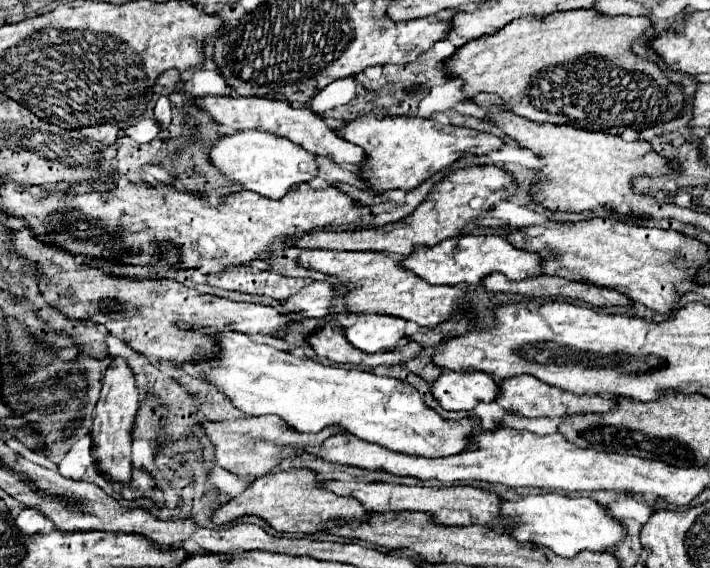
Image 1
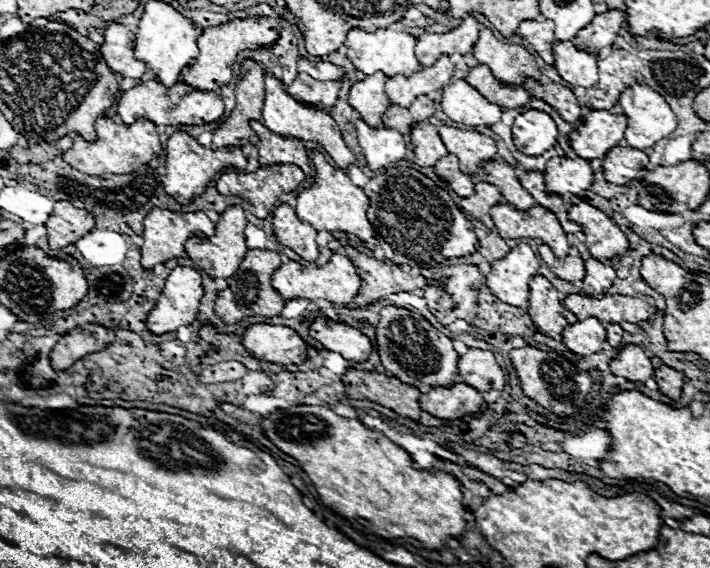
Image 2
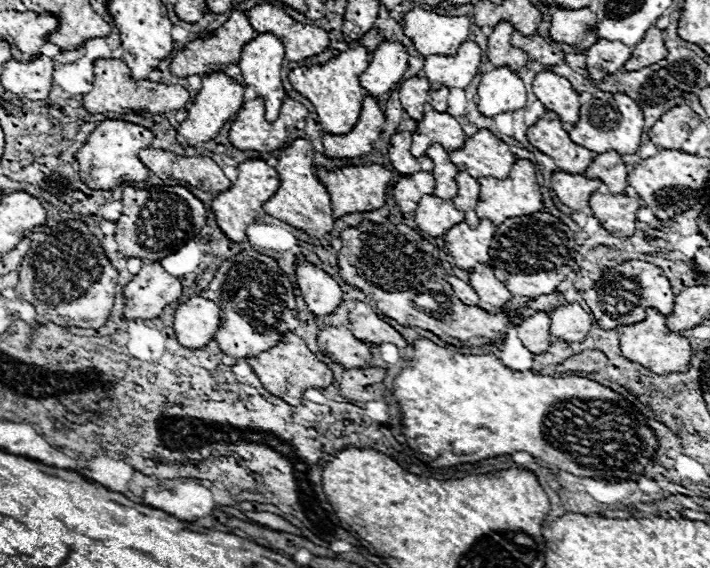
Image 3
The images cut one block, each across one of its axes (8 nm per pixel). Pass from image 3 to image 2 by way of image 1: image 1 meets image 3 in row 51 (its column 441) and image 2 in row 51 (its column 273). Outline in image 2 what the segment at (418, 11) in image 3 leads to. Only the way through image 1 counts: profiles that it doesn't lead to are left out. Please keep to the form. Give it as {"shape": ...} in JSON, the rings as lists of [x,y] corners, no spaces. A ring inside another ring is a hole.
{"shape":[[[352,28],[346,38],[346,56],[356,66],[356,70],[364,72],[366,76],[374,72],[384,72],[388,78],[392,76],[412,76],[420,70],[418,58],[414,54],[416,38],[406,32],[392,32],[392,30],[376,30],[376,32],[364,32],[360,28]]]}

